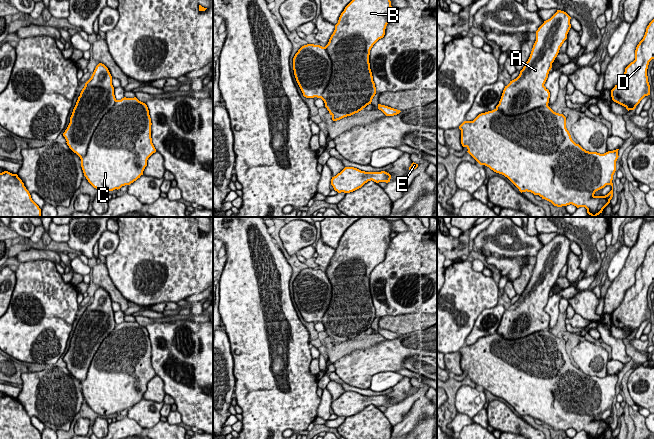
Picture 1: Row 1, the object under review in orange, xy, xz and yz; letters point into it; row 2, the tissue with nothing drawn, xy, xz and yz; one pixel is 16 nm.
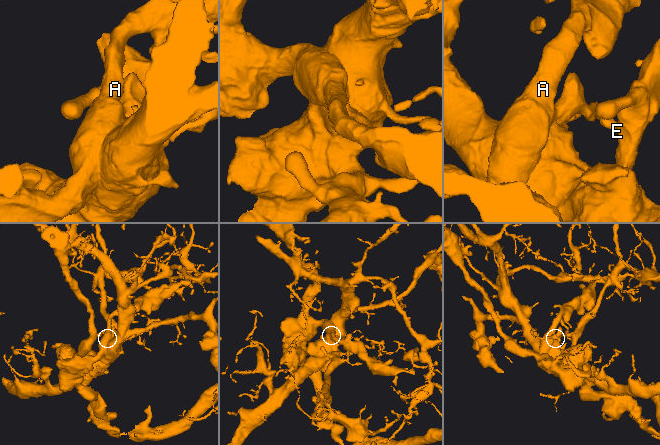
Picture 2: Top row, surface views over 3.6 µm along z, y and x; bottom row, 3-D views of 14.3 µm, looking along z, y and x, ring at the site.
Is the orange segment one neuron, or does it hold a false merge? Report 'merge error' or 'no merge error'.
no merge error

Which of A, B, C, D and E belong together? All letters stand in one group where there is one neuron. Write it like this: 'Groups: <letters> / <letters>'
Groups: A B C D E

